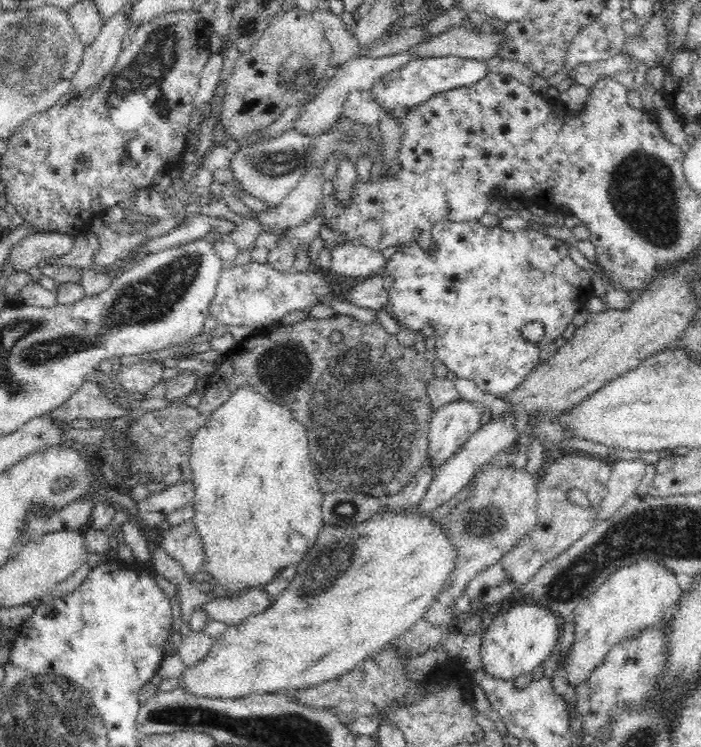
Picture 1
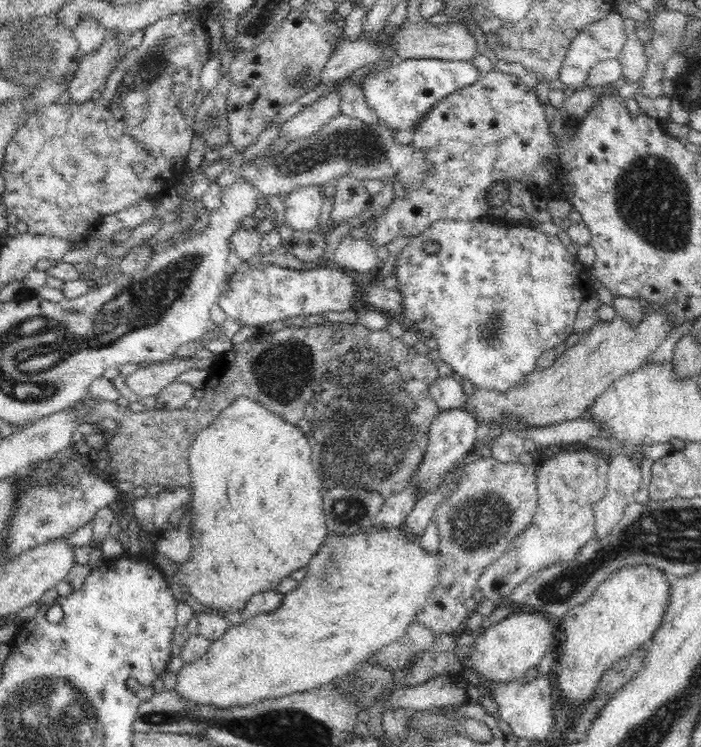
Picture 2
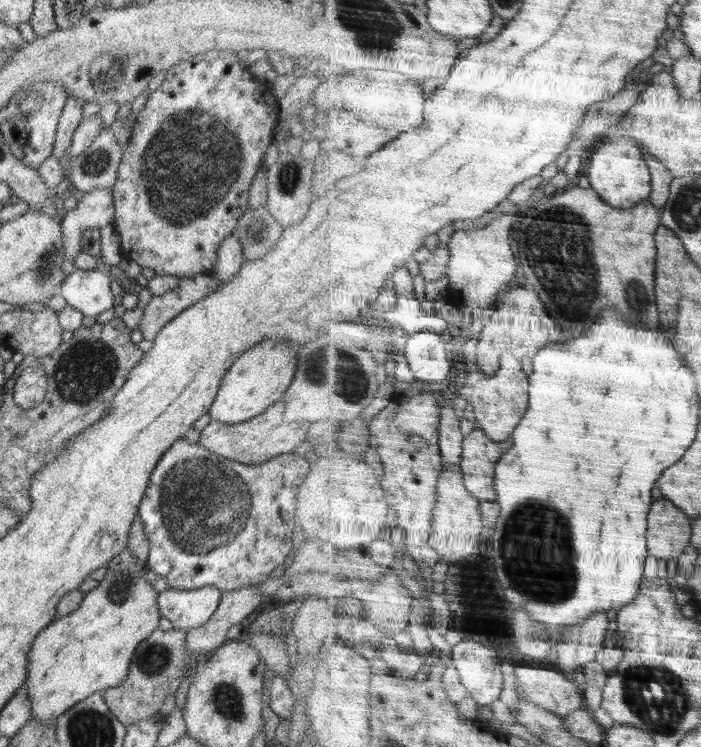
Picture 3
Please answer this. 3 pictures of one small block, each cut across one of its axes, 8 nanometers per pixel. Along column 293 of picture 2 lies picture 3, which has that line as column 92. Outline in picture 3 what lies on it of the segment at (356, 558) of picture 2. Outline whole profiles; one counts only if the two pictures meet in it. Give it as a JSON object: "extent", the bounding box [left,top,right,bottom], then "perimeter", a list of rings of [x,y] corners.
{"extent":[24,548,161,724],"perimeter":[[[124,548],[108,562],[105,577],[96,588],[85,594],[85,600],[80,602],[76,610],[40,630],[28,652],[28,678],[24,684],[32,702],[31,718],[36,718],[40,724],[54,723],[60,714],[64,714],[68,708],[82,702],[90,694],[98,693],[102,688],[114,688],[124,682],[136,647],[153,630],[158,629],[161,618],[156,590],[145,579],[146,571],[145,564],[140,564],[134,558],[132,550]]]}

